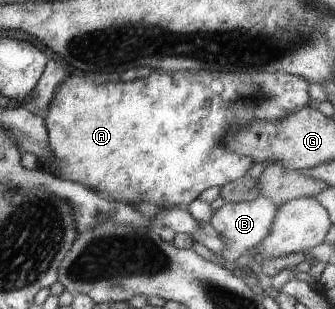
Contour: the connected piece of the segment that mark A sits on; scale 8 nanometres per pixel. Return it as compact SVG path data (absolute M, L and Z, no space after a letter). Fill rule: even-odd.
M186 70L159 72L158 74L151 74L148 78L133 81L121 80L120 82L108 82L107 84L96 84L96 81L91 77L68 76L67 80L59 86L59 90L54 98L52 98L47 113L44 116L46 130L48 130L48 139L46 141L45 151L39 155L37 170L49 170L46 165L46 155L48 154L48 149L52 148L54 160L56 160L56 166L58 166L58 172L56 172L54 176L62 180L82 184L82 186L86 186L86 188L94 192L102 193L109 199L122 201L123 203L134 206L140 204L140 202L150 202L150 200L152 200L152 202L156 202L156 204L162 206L162 208L187 209L204 190L208 190L208 188L212 188L212 186L222 188L222 186L228 184L228 182L234 182L234 180L238 180L238 178L251 174L254 167L254 160L252 160L250 156L240 156L240 154L228 150L226 144L224 144L224 138L230 134L230 128L232 128L232 126L246 126L246 124L252 124L252 122L256 122L256 120L278 122L278 120L282 120L282 118L288 118L288 116L294 114L294 112L300 112L302 108L310 107L316 100L310 96L309 80L304 79L304 77L285 72L239 73L208 70L196 72Z

